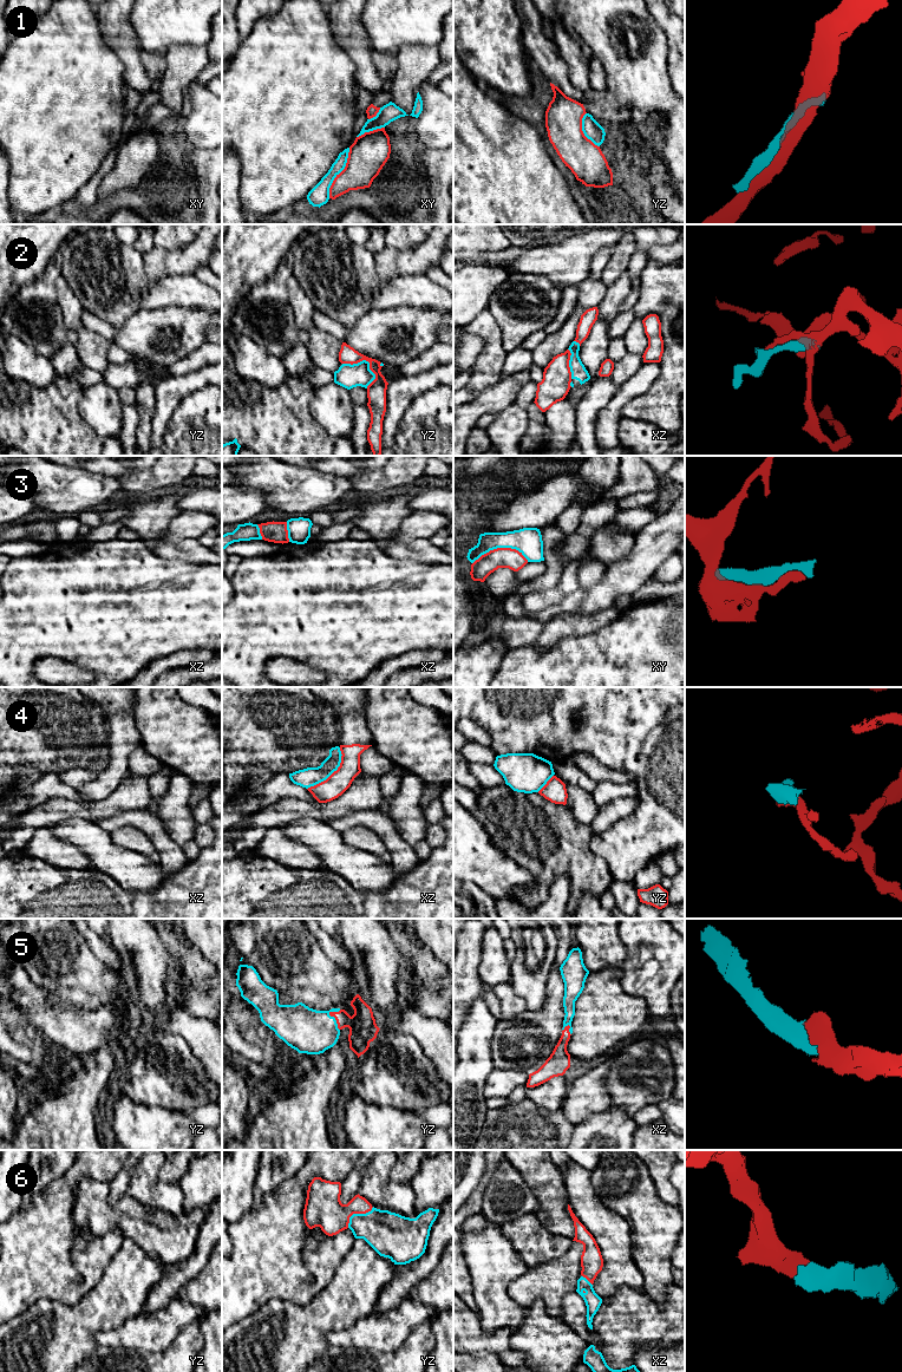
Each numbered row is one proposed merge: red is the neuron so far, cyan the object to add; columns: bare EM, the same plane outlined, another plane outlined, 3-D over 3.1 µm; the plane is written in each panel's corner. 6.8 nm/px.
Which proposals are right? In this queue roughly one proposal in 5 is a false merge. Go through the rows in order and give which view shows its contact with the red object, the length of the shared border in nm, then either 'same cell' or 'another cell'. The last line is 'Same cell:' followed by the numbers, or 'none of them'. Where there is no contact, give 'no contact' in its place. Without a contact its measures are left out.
1: xy | 380 nm | same cell
2: yz | 260 nm | another cell
3: xy | 380 nm | another cell
4: xz | 360 nm | another cell
5: yz | 150 nm | same cell
6: yz | 240 nm | same cell
Same cell: 1, 5, 6

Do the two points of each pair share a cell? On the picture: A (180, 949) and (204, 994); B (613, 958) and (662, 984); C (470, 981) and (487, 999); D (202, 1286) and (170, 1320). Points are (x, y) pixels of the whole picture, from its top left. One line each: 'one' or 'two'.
A: one
B: two
C: two
D: two

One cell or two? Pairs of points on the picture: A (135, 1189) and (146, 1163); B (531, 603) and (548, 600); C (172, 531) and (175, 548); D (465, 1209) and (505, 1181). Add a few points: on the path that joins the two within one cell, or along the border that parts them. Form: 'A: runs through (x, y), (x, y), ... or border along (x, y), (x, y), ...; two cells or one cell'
A: runs through (141, 1183), (146, 1175), (146, 1169); one cell
B: runs through (535, 601), (544, 600); one cell
C: border along (196, 537), (164, 542); two cells
D: border along (494, 1170), (483, 1195), (481, 1212); two cells

